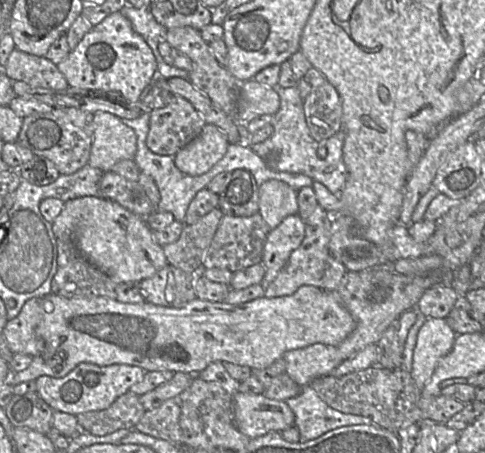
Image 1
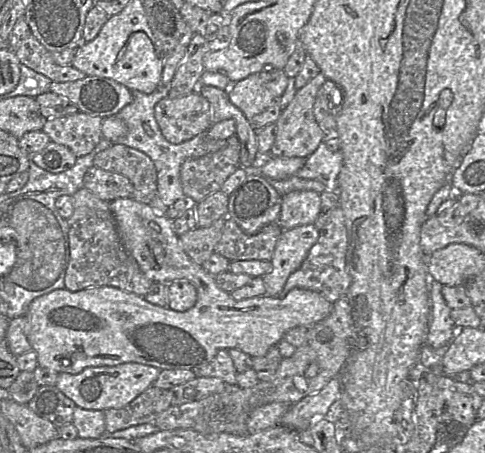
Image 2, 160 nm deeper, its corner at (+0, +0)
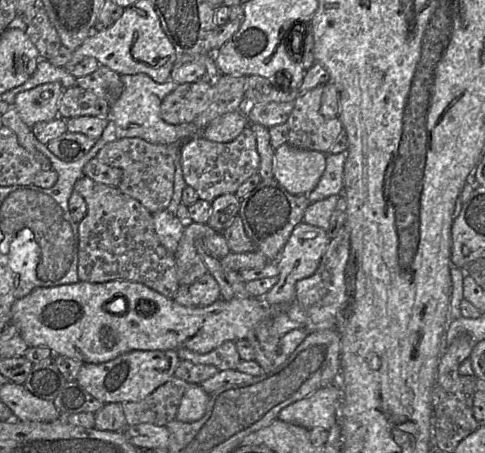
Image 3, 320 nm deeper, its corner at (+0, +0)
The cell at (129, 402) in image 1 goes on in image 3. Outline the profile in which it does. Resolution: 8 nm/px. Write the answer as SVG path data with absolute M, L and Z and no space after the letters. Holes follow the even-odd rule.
M173 376L143 400L121 403L127 427L141 423L166 426L176 419L182 397L189 385Z

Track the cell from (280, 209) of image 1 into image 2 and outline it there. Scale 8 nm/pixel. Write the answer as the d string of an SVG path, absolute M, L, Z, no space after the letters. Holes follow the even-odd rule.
M292 191L282 196L277 224L282 230L314 224L321 212L320 194L314 191Z

